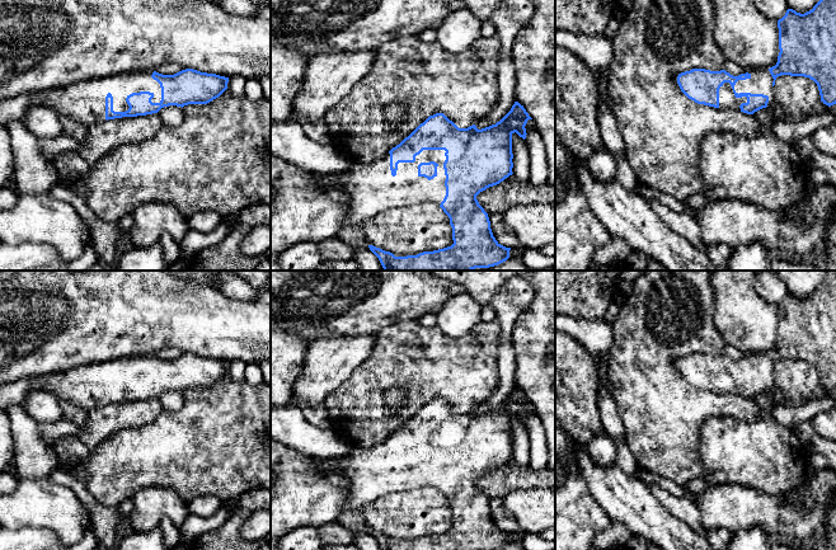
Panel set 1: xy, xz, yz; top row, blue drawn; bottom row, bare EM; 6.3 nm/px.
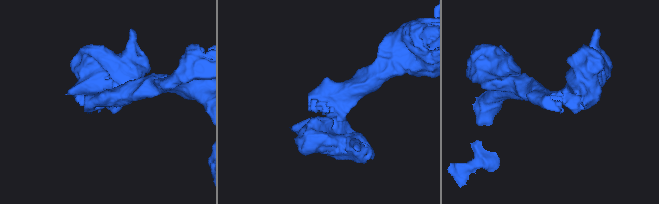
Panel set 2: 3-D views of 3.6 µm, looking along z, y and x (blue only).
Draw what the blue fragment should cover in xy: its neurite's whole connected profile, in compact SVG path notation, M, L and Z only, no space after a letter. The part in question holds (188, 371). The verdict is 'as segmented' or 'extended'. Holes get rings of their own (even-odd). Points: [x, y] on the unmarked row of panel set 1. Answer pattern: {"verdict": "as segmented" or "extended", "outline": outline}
{"verdict": "extended", "outline": "M193 353L174 359L154 354L122 357L66 372L0 385L0 409L23 406L27 395L43 389L85 410L122 401L158 398L169 390L207 389L227 373L229 362Z"}

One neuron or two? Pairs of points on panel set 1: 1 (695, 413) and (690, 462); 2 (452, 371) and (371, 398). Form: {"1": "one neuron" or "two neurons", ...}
{"1": "one neuron", "2": "one neuron"}

